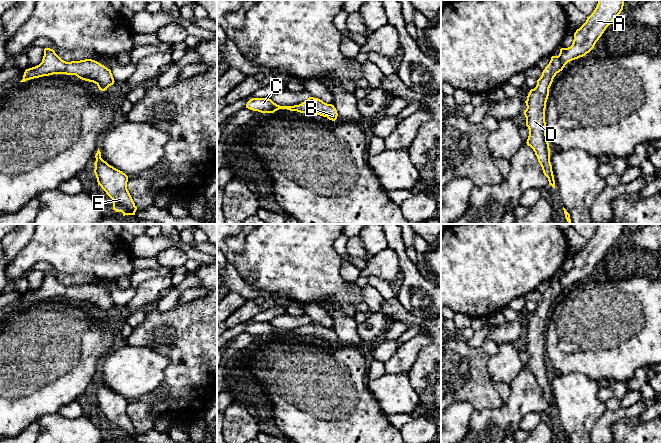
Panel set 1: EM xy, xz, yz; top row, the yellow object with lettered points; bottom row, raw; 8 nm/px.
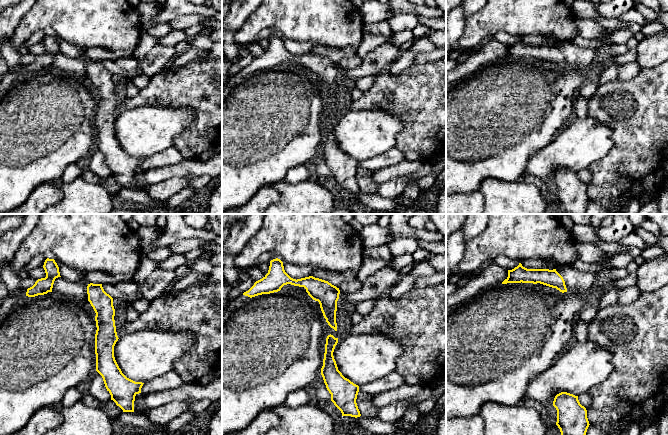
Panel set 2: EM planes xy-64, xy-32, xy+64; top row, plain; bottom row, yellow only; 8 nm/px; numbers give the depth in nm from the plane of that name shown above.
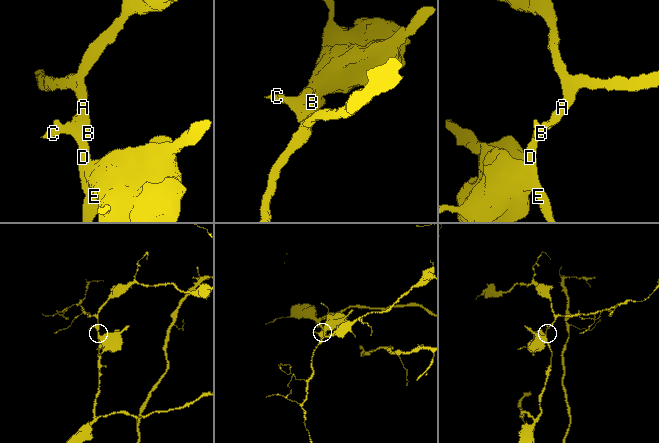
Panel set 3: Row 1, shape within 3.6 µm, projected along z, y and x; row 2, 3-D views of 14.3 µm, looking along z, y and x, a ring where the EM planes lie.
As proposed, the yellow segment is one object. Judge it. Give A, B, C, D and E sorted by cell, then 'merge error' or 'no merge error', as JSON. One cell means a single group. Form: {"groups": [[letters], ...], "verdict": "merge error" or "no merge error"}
{"groups": [["A", "B", "C", "D", "E"]], "verdict": "no merge error"}

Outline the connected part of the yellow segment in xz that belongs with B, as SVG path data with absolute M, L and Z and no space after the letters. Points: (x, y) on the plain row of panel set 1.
M309 321L306 325L294 330L279 330L269 322L252 322L247 326L246 332L261 337L274 337L279 333L287 333L305 338L315 337L317 339L327 341L332 345L335 345L338 340L334 329L327 328L314 321Z

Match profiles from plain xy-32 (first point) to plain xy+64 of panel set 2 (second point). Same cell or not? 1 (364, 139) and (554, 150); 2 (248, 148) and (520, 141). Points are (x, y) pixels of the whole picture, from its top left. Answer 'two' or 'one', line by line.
1: one
2: one

